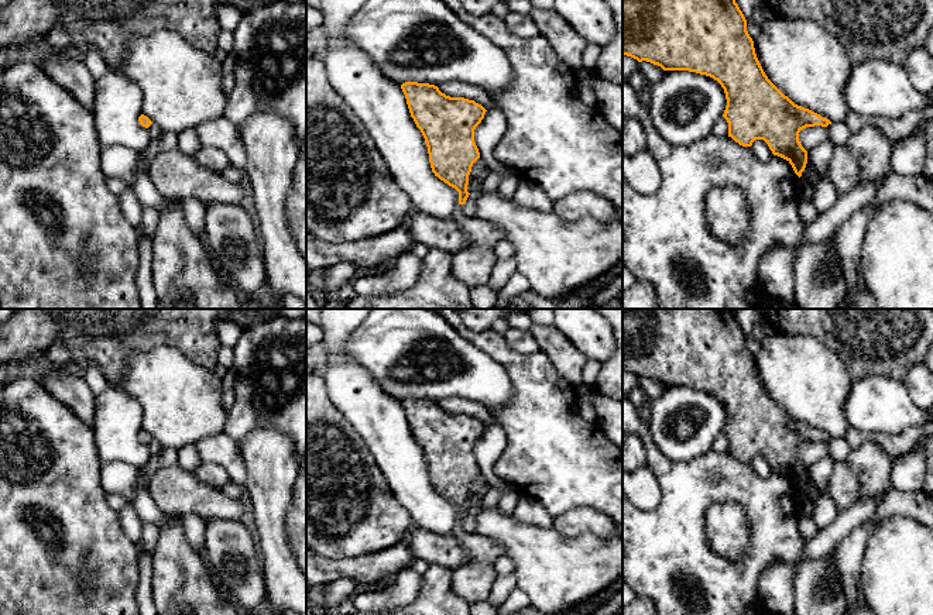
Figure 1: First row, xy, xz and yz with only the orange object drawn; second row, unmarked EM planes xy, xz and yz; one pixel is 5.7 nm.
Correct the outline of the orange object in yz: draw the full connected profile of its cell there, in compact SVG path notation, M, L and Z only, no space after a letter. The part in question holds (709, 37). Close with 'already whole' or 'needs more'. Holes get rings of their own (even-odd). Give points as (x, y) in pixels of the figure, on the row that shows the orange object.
M622 0L622 55L651 62L663 71L689 71L717 80L727 99L723 117L728 123L728 137L742 147L764 140L774 155L792 165L799 178L807 164L799 133L806 127L831 124L795 104L768 79L735 0Z; already whole

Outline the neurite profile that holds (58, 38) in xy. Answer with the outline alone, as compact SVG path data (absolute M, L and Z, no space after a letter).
M58 23L44 39L51 51L71 49L71 37L68 31Z

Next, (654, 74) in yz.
M646 61L639 62L639 72L646 78L649 85L658 83L665 73L661 66Z

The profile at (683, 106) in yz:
M665 71L662 79L648 87L645 100L655 130L672 145L692 145L709 137L727 106L717 80L689 71Z

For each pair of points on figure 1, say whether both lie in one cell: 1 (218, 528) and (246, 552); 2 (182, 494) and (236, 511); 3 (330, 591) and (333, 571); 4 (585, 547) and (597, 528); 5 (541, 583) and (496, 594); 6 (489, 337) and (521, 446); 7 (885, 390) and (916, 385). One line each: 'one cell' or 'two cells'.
1: one cell
2: one cell
3: two cells
4: two cells
5: two cells
6: one cell
7: two cells

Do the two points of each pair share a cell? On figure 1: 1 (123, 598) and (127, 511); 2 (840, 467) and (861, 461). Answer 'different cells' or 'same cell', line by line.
1: different cells
2: different cells

